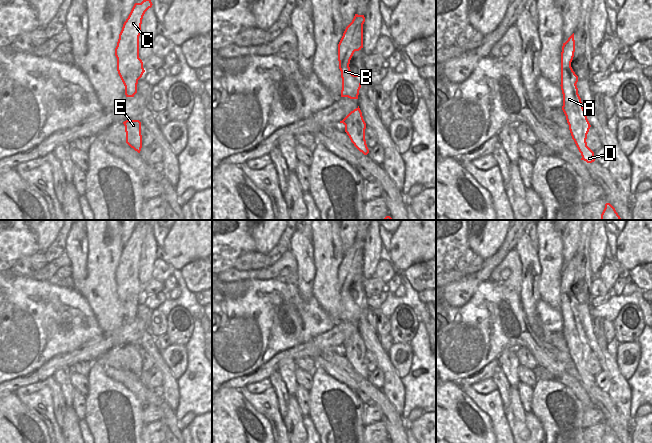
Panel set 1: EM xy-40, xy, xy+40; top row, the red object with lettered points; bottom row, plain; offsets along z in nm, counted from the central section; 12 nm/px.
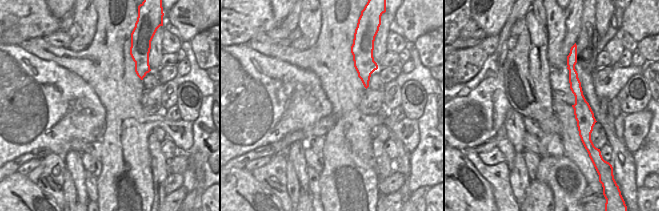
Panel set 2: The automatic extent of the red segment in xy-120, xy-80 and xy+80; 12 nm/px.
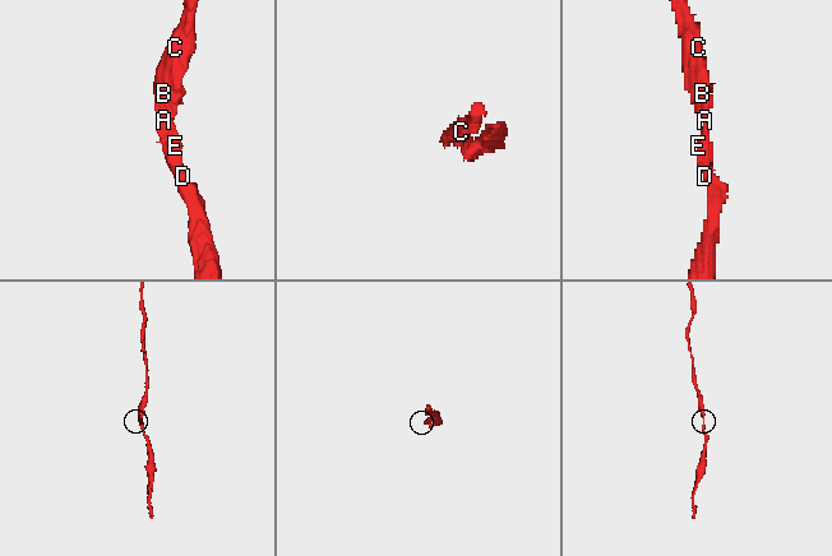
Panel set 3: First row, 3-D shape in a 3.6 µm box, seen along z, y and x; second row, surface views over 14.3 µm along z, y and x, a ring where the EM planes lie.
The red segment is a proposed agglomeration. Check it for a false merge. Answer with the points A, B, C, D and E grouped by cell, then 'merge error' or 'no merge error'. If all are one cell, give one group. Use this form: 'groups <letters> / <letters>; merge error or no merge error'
groups A B C D E; no merge error

